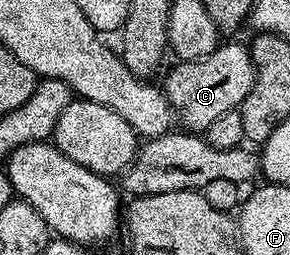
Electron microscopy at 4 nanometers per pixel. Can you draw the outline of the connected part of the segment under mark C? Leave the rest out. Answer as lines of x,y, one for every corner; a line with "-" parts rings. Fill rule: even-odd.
238,42
219,45
213,54
200,60
178,62
175,70
166,78
164,93
177,121
183,122
190,132
204,132
212,120
224,112
239,109
254,83
254,61
249,45

